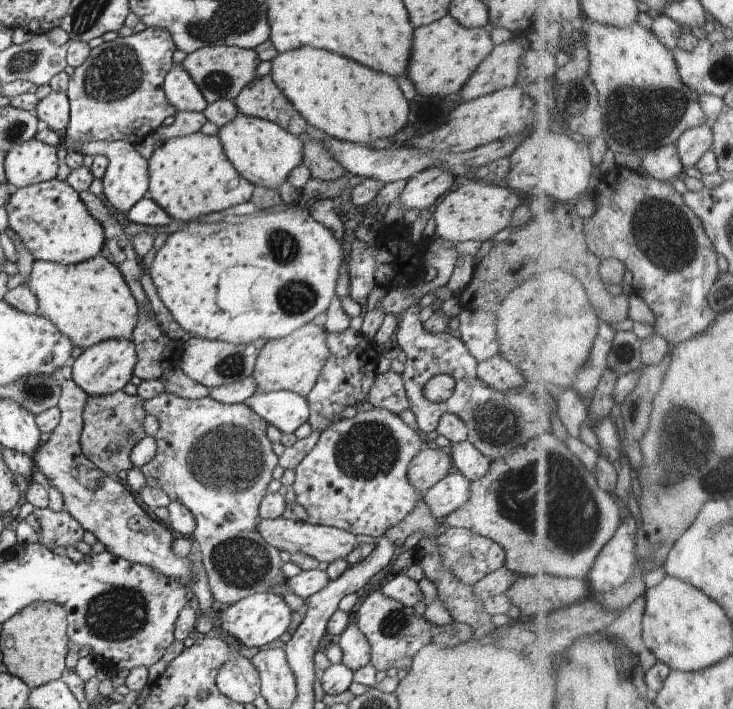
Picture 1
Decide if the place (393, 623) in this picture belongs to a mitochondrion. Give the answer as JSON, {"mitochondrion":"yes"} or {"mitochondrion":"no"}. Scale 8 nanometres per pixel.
{"mitochondrion":"yes"}

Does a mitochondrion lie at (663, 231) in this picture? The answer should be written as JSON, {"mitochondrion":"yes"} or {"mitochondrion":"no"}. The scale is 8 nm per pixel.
{"mitochondrion":"yes"}

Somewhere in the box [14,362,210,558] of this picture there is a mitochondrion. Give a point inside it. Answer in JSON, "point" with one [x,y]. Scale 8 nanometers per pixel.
{"point":[33,390]}

